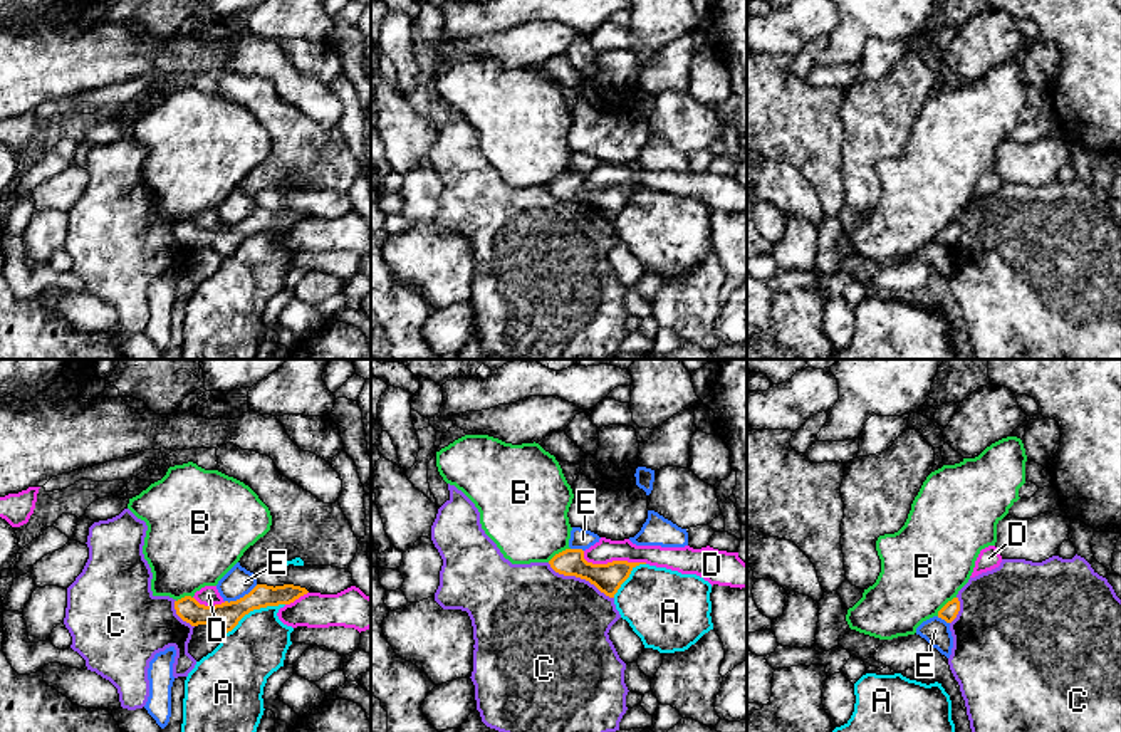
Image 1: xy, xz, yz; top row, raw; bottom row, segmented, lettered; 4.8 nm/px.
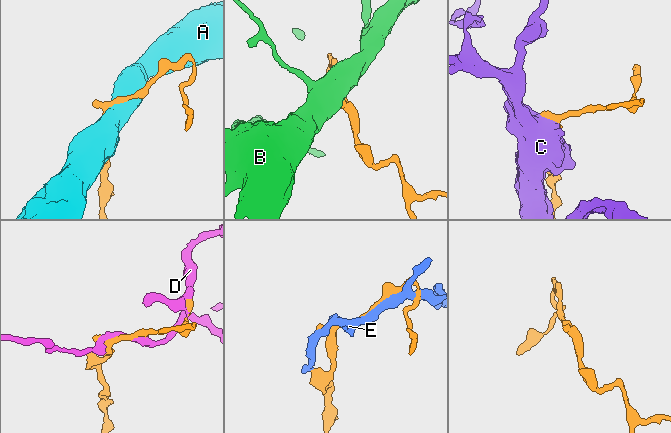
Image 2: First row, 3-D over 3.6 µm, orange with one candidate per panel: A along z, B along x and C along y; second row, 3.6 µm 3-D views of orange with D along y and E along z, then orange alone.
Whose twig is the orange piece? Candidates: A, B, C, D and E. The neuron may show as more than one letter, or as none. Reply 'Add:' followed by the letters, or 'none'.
Add: B

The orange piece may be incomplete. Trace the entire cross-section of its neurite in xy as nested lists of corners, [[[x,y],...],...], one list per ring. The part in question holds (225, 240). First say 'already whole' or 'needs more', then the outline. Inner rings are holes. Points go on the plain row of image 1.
already whole; [[[257,208],[248,218],[237,225],[225,225],[215,230],[200,228],[195,222],[185,220],[175,225],[176,238],[191,250],[211,248],[222,259],[232,255],[238,245],[253,233],[290,228],[309,215],[300,210],[267,210]]]

